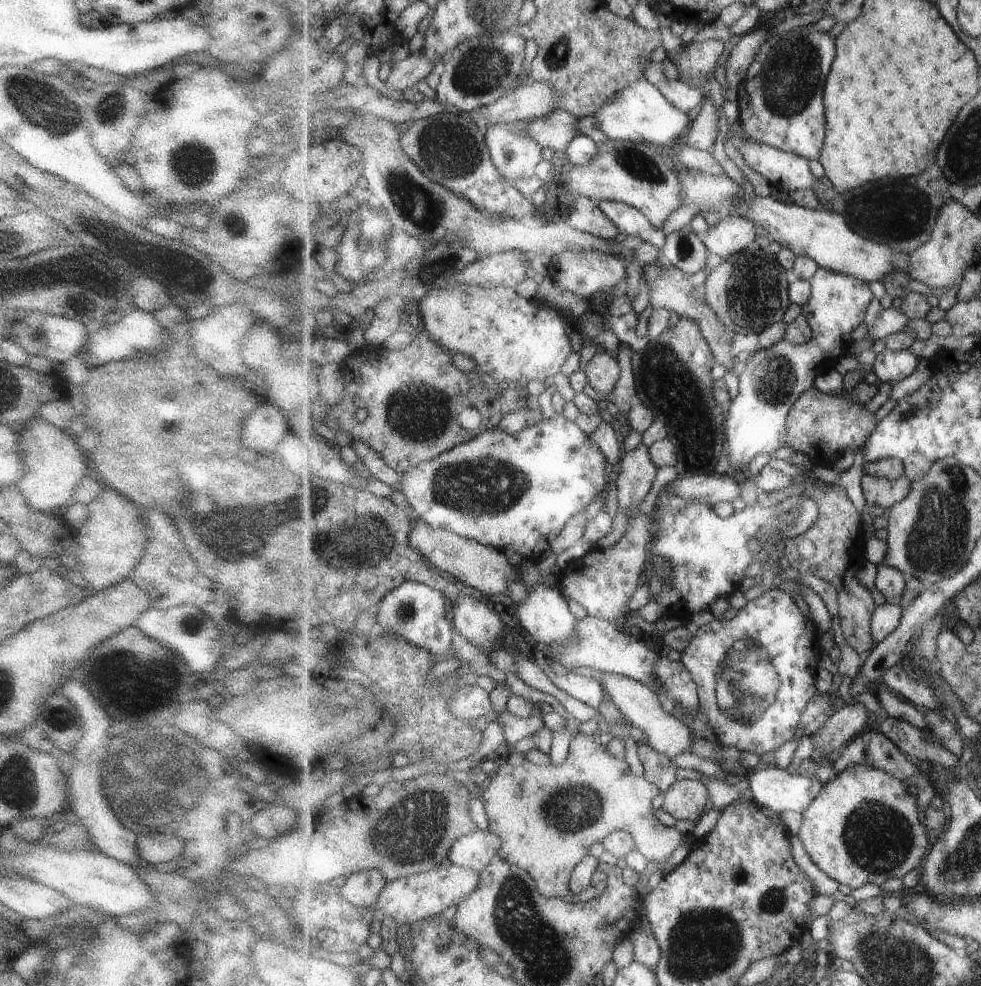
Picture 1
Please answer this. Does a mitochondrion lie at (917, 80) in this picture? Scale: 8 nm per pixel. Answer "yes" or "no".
no

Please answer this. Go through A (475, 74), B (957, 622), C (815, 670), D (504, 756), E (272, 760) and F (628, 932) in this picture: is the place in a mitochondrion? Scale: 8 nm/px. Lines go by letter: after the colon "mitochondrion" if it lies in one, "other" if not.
A: mitochondrion
B: other
C: other
D: other
E: other
F: other

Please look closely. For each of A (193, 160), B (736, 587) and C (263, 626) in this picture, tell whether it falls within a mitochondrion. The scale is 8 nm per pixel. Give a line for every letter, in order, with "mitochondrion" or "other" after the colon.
A: mitochondrion
B: other
C: other

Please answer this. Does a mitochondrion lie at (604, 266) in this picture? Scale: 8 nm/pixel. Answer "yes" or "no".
no

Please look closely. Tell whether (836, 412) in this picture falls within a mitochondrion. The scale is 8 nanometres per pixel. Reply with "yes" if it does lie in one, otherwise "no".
no

